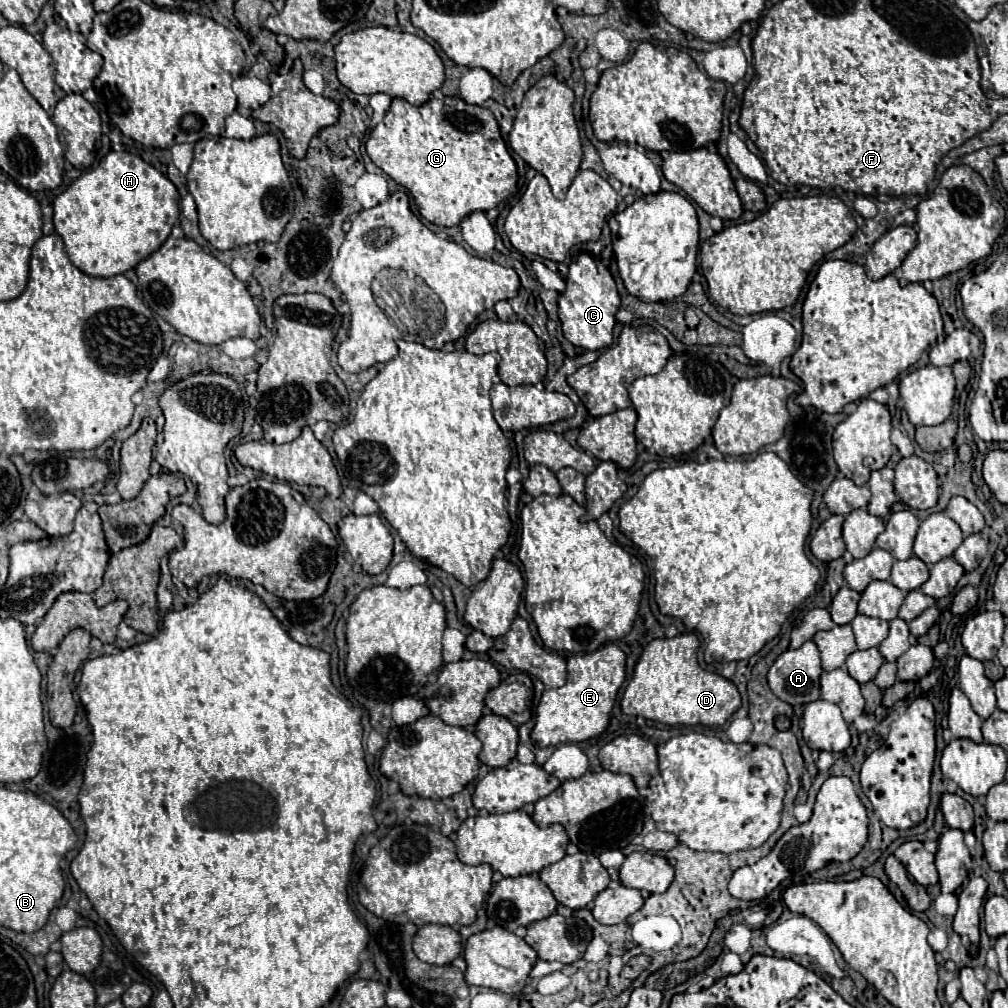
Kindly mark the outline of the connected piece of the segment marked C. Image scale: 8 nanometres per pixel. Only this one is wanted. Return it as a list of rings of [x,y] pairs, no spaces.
[[[580,253],[576,259],[570,263],[570,273],[566,279],[566,291],[562,293],[568,303],[558,303],[558,315],[562,321],[562,331],[564,337],[574,343],[576,347],[584,347],[588,351],[598,351],[606,349],[614,343],[612,329],[616,323],[616,311],[620,307],[620,295],[616,291],[616,283],[610,275],[610,271],[604,267],[604,263],[590,255],[590,253]]]

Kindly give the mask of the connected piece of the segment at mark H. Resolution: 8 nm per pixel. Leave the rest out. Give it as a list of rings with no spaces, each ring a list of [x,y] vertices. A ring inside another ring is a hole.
[[[110,151],[98,167],[84,172],[54,199],[54,227],[80,271],[92,277],[114,277],[160,249],[180,219],[178,201],[174,183],[150,163],[126,151]]]

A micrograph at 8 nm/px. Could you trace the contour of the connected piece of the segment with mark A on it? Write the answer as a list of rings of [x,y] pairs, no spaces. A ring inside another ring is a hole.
[[[806,641],[800,649],[788,649],[784,651],[776,663],[768,671],[768,685],[774,691],[774,695],[788,705],[808,705],[816,699],[820,699],[820,675],[822,675],[822,665],[820,665],[820,653],[814,641]]]

